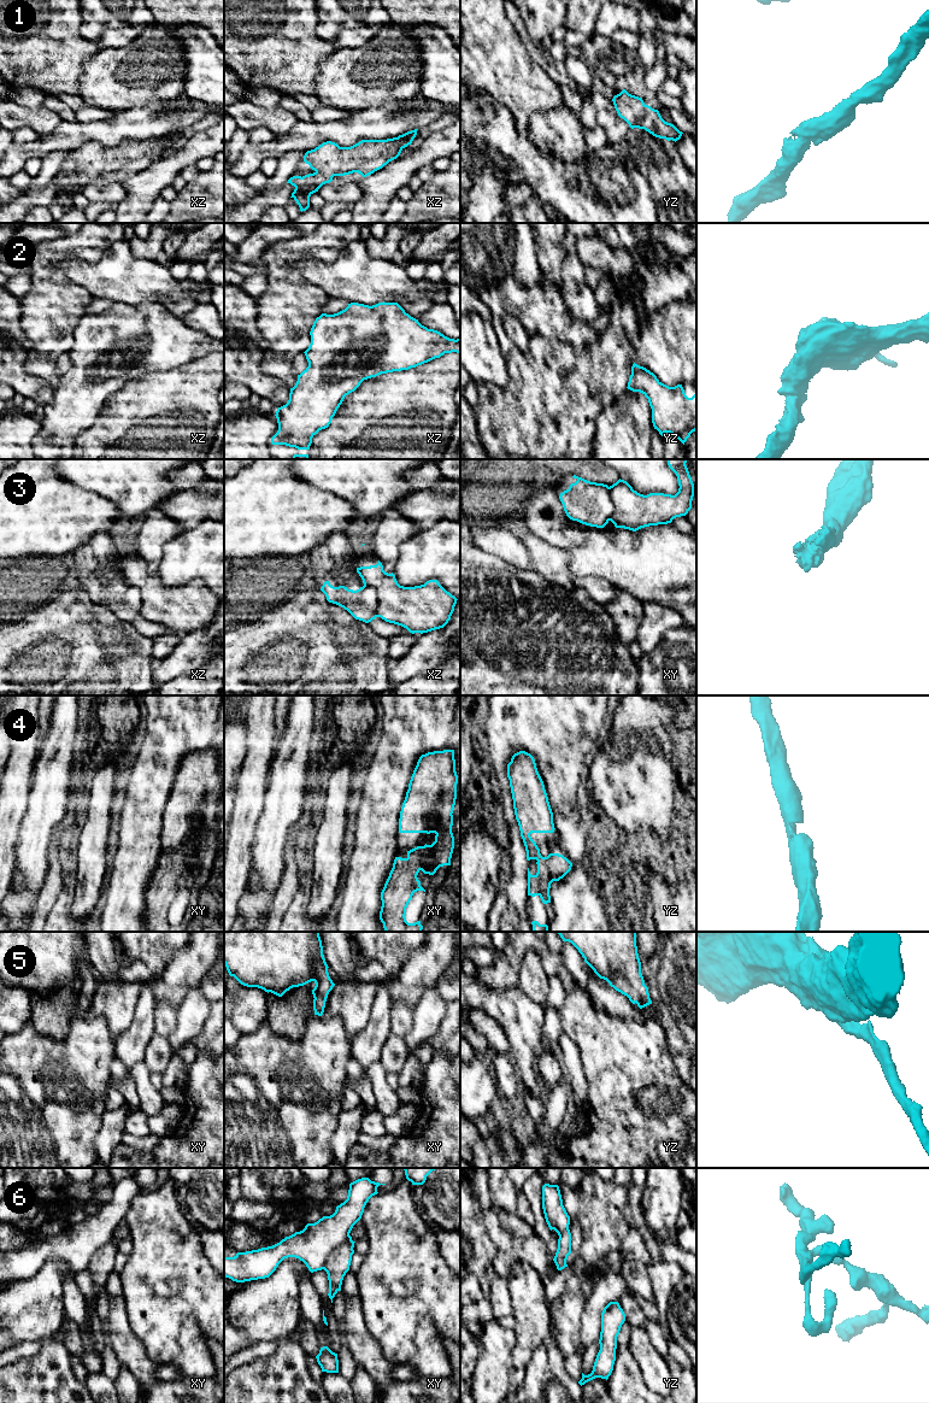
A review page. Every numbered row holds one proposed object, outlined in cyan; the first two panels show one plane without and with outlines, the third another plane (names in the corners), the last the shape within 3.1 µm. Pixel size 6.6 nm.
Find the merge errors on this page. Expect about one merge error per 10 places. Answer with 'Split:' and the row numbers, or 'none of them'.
Split: 3, 6

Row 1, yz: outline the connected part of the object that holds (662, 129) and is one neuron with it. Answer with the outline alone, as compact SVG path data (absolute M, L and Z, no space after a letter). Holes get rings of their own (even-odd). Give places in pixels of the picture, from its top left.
M623 89L613 99L615 108L621 118L623 118L631 129L645 129L655 137L668 141L677 141L682 136L674 124L665 122L659 111L646 105L639 96L629 94Z

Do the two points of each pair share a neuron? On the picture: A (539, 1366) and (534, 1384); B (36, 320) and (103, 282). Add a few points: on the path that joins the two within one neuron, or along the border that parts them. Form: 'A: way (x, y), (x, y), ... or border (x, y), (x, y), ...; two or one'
A: way (538, 1371), (534, 1379); one
B: border (65, 274), (93, 297); two

